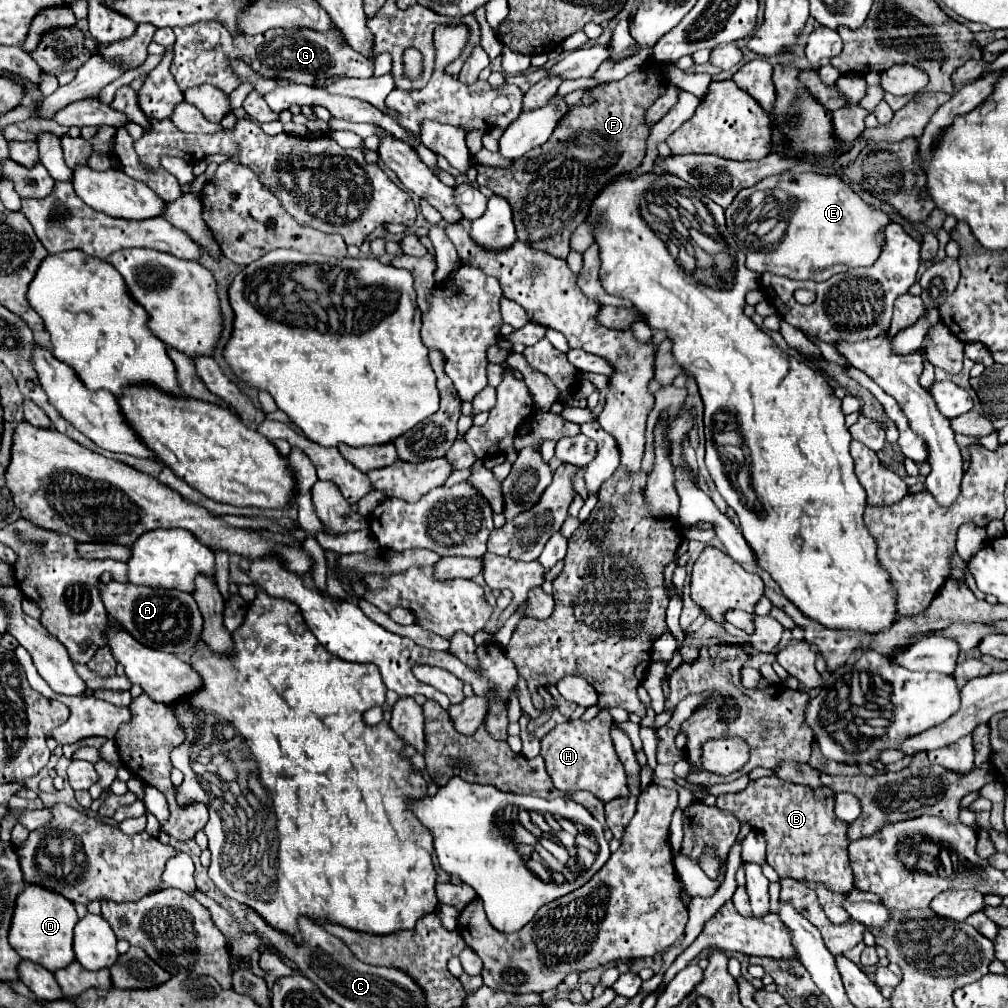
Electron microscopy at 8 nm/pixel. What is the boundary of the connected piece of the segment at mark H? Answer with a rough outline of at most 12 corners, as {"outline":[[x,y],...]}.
{"outline":[[612,718],[568,720],[542,736],[558,790],[602,802],[628,794]]}

